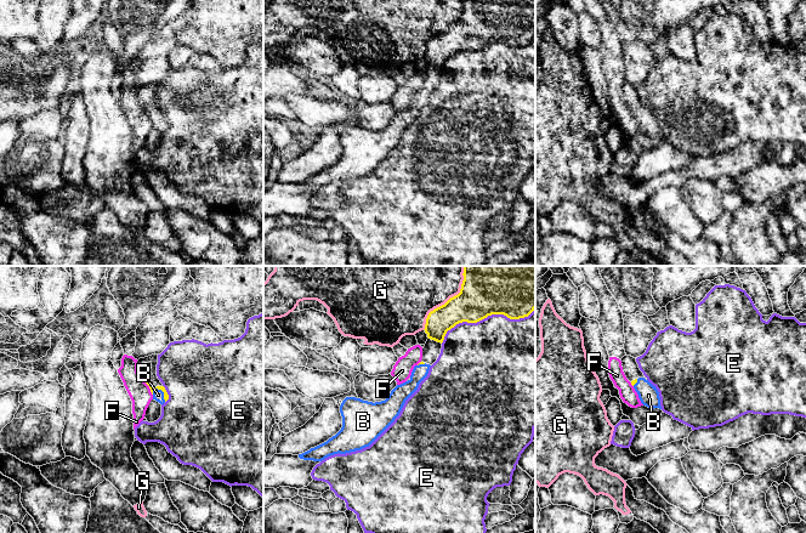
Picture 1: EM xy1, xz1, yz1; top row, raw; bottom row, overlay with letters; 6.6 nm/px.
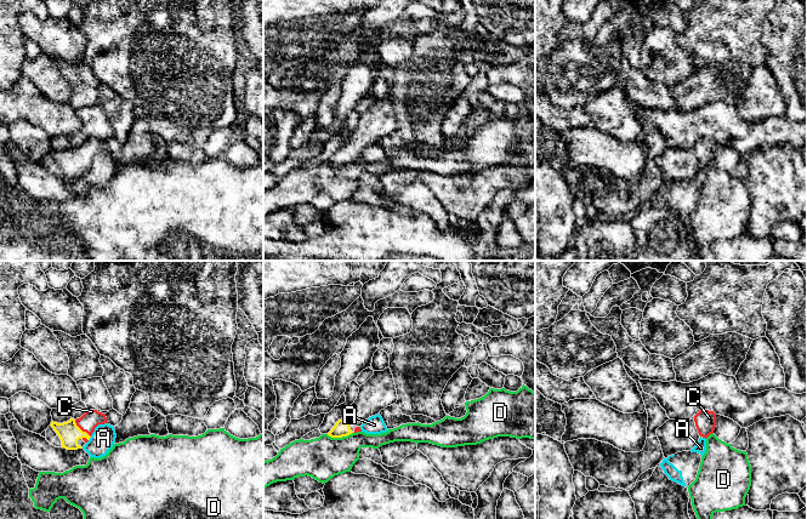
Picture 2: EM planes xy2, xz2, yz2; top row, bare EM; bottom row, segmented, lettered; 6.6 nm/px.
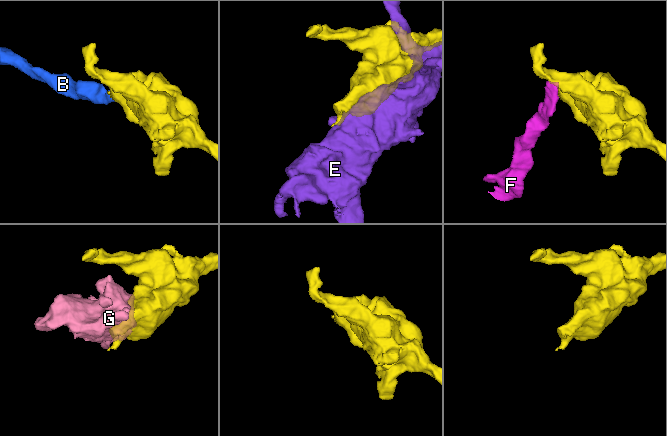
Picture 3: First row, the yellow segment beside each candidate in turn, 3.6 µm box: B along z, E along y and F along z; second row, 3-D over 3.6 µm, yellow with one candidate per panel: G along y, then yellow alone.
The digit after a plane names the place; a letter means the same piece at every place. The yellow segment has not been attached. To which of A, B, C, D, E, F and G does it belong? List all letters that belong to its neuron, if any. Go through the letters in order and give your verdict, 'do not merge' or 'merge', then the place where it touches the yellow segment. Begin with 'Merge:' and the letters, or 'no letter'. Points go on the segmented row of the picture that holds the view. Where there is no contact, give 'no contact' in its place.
Merge: B, C
A: do not merge; contact xy2 (89, 439)
B: merge; contact xy1 (164, 393)
C: merge; contact xy2 (80, 429)
D: do not merge; contact xz2 (339, 437)
E: do not merge; contact xz1 (486, 317)
F: do not merge; contact xy1 (149, 387)
G: do not merge; contact xz1 (449, 299)

